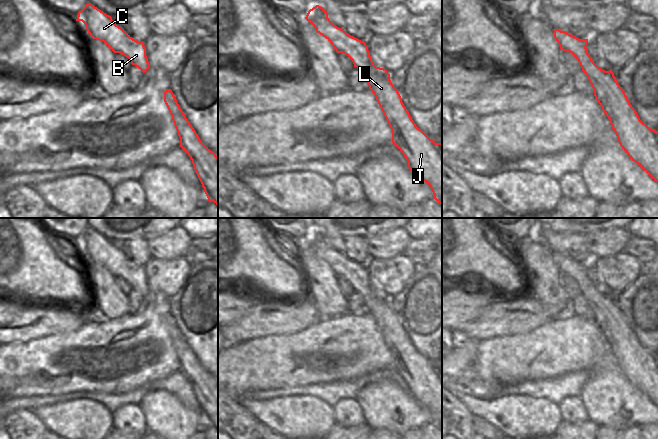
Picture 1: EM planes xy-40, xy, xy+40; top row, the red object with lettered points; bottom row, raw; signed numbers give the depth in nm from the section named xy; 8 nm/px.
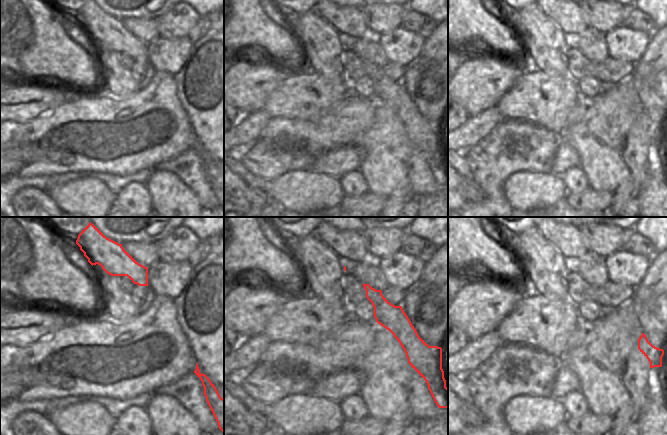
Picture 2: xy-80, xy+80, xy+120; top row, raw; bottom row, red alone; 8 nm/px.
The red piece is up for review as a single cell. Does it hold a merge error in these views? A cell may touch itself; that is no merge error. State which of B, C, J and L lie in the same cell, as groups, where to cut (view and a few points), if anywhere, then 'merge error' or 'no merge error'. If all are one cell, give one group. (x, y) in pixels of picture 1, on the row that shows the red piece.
B C J L; no cut; no merge error

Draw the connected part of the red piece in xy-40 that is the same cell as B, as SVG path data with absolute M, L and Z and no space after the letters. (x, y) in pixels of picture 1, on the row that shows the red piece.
M87 3L78 12L76 21L85 24L86 30L93 39L103 41L114 53L121 53L127 57L131 64L143 73L150 68L144 43L133 39L112 20L111 16L91 3Z

